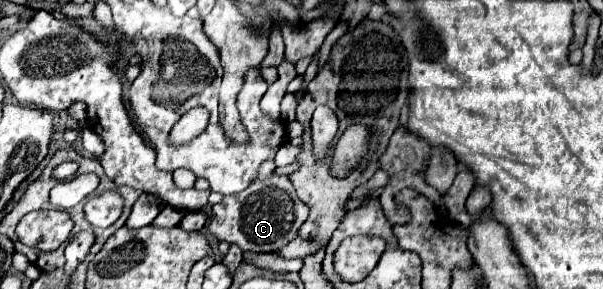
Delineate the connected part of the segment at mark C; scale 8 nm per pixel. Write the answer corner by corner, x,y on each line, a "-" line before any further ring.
265,160
259,166
259,176
239,194
225,196
219,204
213,206
209,218
209,232
217,240
227,240
237,244
243,252
277,252
281,246
291,242
297,236
299,226
307,220
307,204
299,200
295,188
289,184
287,176
275,176
275,162

